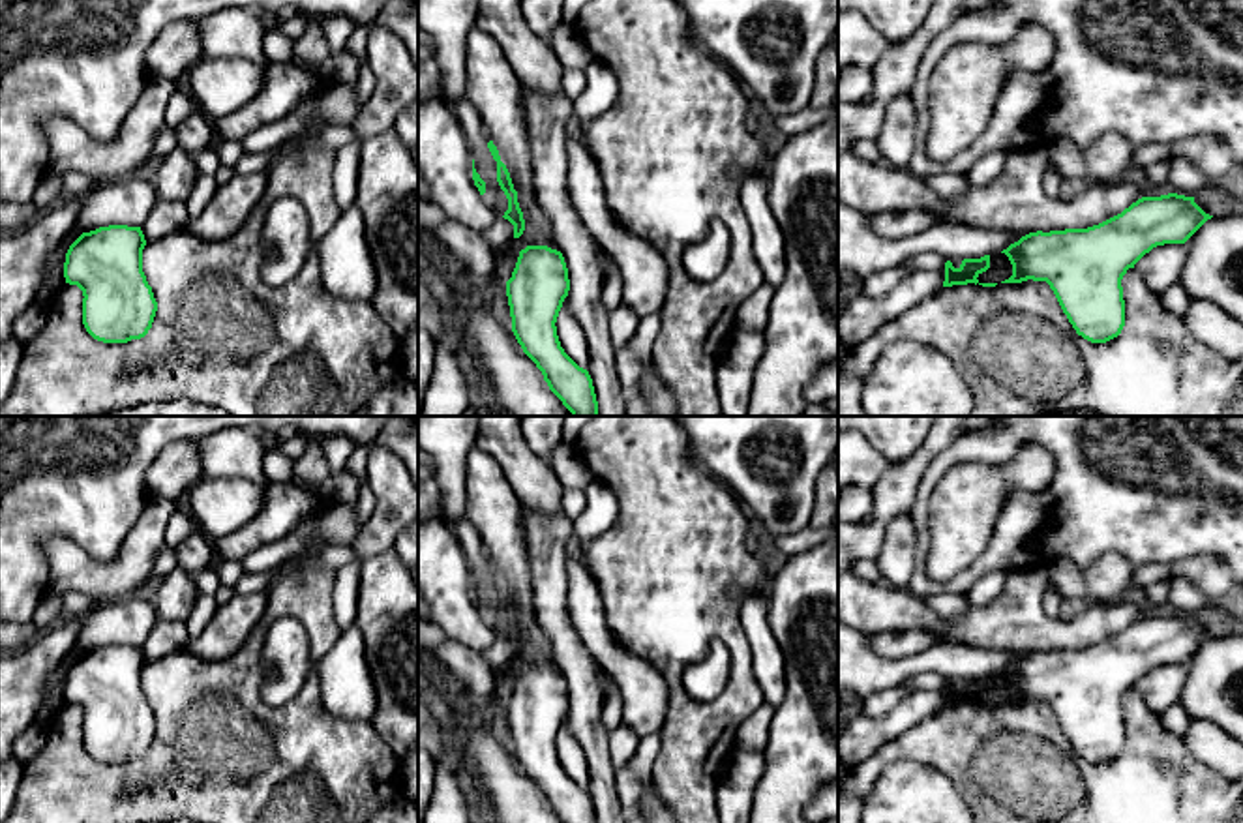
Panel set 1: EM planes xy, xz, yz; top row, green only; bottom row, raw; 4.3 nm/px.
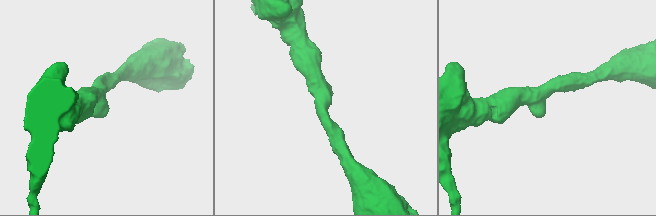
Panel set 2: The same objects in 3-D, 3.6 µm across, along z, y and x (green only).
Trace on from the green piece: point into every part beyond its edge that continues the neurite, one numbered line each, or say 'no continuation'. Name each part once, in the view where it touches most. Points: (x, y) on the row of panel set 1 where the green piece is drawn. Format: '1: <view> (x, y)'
no continuation

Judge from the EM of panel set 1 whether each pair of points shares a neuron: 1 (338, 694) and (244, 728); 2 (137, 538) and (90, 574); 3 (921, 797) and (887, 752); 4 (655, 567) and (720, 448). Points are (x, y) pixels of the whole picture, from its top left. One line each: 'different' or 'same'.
1: different
2: same
3: different
4: different

